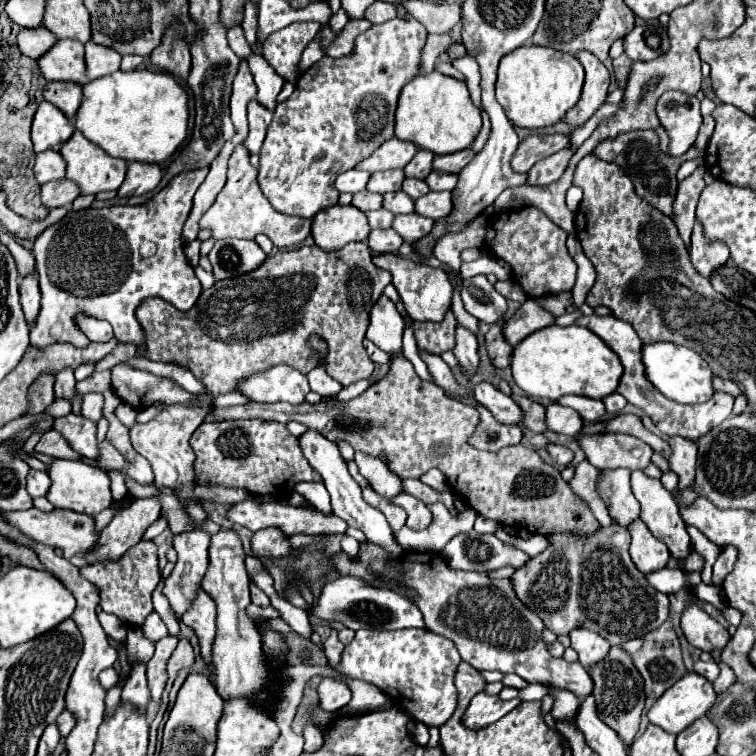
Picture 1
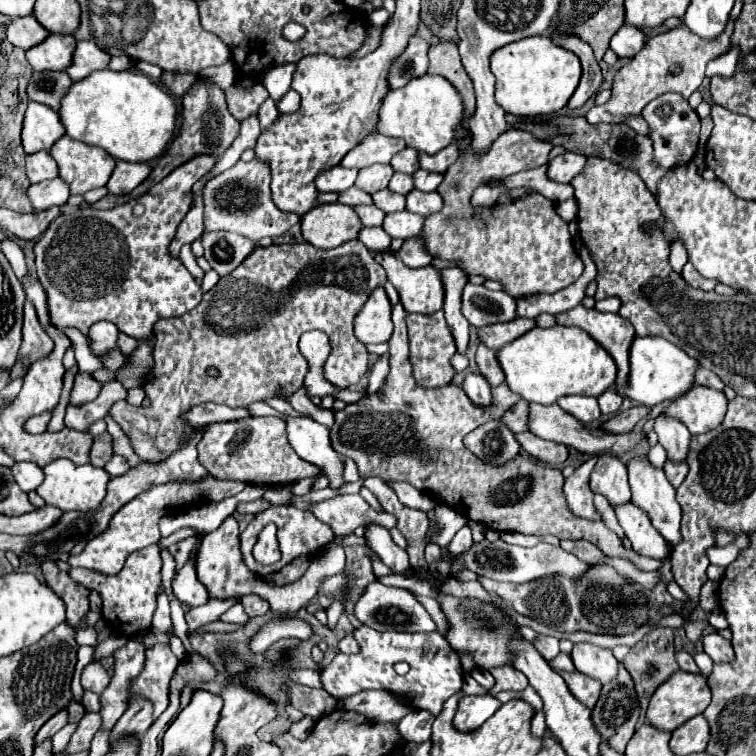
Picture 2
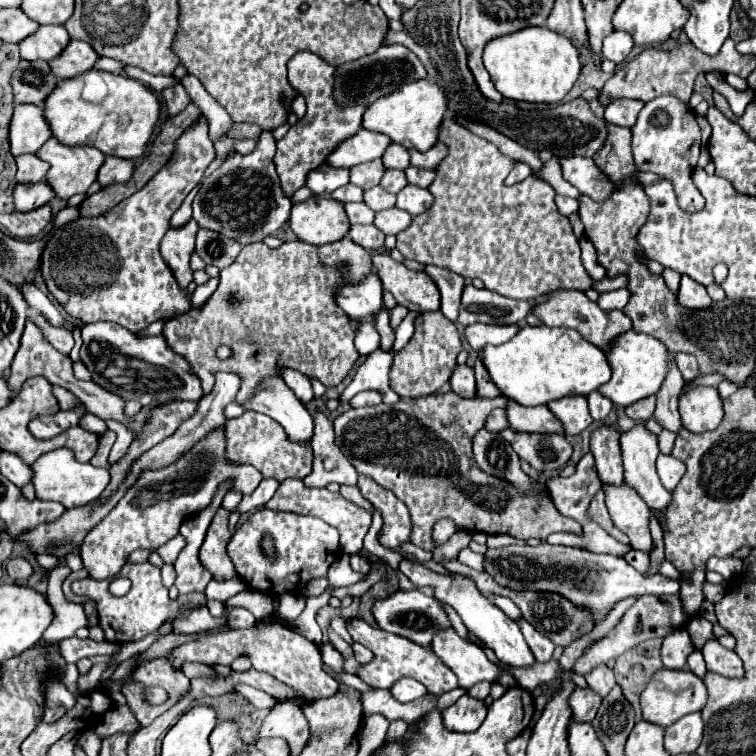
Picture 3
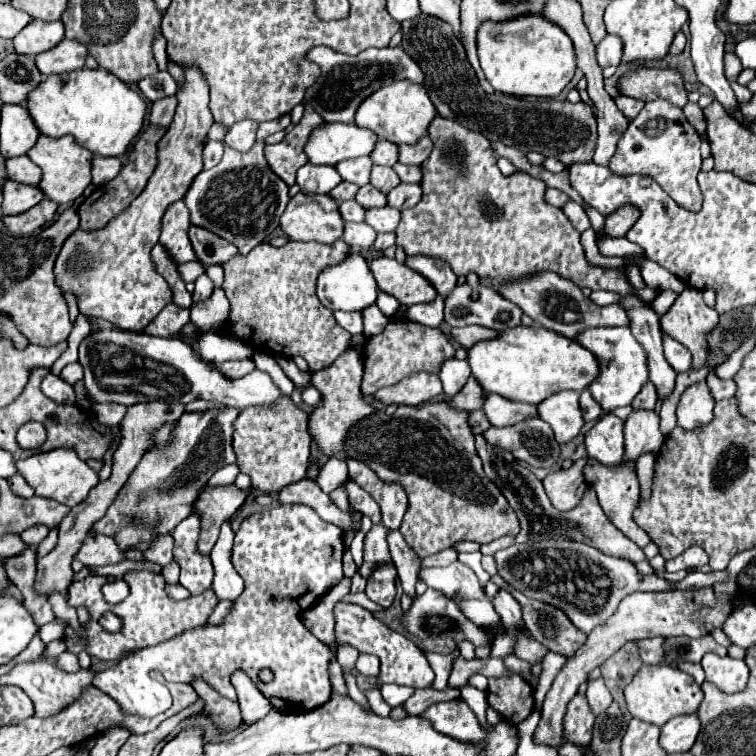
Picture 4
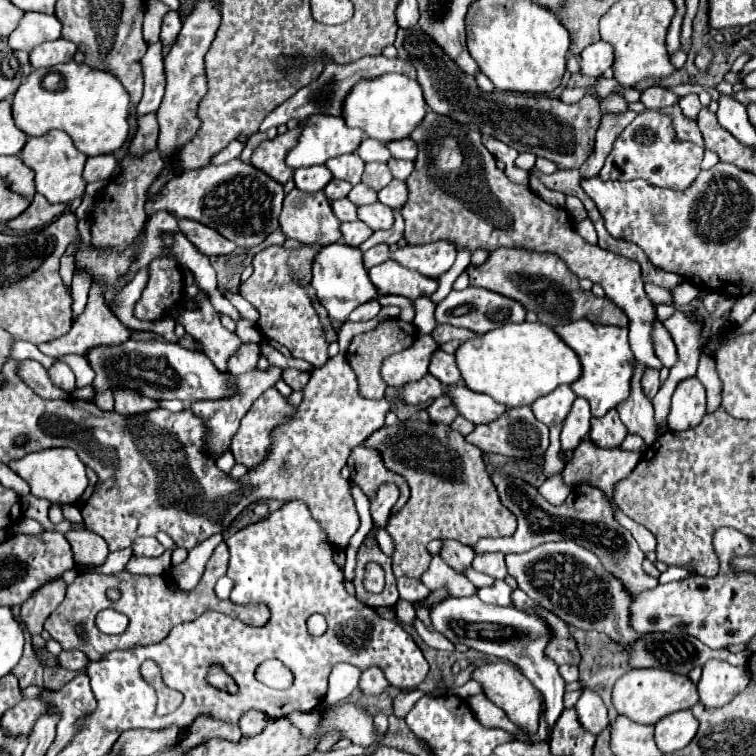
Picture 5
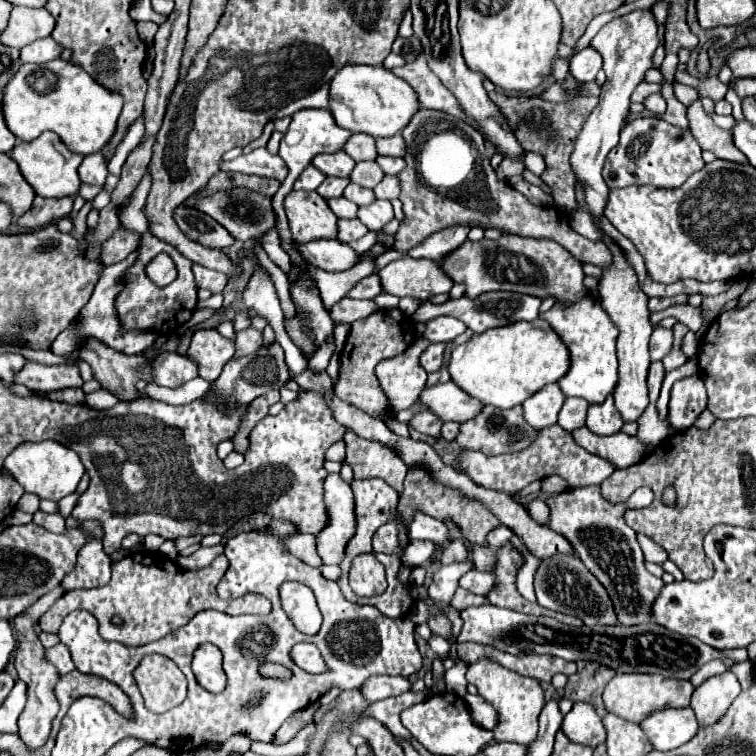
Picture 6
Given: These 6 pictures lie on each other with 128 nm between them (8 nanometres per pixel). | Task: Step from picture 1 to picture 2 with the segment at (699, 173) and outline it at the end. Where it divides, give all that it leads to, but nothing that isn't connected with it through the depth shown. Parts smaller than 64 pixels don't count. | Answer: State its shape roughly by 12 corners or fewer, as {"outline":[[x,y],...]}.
{"outline":[[682,240],[672,242],[670,264],[676,272],[688,262],[688,250]]}

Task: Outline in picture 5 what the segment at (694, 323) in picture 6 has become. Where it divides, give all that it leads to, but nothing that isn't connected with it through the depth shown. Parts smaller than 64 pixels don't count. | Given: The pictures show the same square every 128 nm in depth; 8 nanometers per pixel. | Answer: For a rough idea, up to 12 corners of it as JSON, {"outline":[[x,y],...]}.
{"outline":[[498,248],[470,286],[536,312],[628,326],[608,298],[584,292],[554,254]]}

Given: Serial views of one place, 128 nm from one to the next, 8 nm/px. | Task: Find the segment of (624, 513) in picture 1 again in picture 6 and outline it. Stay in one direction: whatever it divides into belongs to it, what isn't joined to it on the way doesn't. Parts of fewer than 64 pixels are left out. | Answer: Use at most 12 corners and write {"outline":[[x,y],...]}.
{"outline":[[614,398],[588,408],[586,426],[600,436],[620,432]]}

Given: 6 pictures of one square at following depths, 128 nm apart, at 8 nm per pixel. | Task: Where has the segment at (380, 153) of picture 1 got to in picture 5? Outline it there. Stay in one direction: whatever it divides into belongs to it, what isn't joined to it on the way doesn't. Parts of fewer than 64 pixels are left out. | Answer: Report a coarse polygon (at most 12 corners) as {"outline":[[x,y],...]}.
{"outline":[[312,116],[288,166],[324,164],[352,154],[364,132],[344,118]]}

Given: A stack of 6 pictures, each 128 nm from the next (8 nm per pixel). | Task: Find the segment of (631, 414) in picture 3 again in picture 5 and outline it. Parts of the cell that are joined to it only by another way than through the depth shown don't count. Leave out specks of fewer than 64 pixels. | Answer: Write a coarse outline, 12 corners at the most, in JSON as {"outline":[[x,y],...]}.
{"outline":[[646,368],[640,380],[648,400],[660,390],[658,370]]}

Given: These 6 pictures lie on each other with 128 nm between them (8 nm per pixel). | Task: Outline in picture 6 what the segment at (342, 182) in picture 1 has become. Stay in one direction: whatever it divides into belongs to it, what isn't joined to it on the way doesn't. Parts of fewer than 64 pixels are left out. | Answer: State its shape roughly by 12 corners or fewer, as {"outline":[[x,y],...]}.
{"outline":[[308,166],[294,182],[294,190],[316,190],[326,176]]}

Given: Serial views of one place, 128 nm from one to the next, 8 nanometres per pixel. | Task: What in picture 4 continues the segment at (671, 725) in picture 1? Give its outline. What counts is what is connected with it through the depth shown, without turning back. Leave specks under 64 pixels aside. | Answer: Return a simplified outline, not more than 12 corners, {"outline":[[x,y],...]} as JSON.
{"outline":[[642,666],[626,686],[634,718],[664,726],[704,694],[678,668]]}

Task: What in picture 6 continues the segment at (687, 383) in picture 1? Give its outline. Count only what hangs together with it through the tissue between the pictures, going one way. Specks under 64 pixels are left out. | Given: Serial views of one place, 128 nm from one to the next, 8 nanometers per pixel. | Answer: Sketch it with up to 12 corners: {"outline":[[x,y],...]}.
{"outline":[[594,300],[540,314],[570,350],[558,386],[602,404],[616,388],[618,328]]}

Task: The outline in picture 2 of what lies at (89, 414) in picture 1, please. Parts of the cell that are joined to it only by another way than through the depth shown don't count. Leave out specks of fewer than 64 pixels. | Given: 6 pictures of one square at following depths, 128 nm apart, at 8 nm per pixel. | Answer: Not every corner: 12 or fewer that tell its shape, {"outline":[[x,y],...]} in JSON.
{"outline":[[76,374],[70,404],[96,400],[102,386],[90,374]]}

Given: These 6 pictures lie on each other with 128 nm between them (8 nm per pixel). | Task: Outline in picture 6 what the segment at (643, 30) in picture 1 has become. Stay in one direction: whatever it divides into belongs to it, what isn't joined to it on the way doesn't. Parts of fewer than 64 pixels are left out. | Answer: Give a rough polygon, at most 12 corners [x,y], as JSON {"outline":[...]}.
{"outline":[[594,48],[572,56],[570,74],[590,82],[602,68],[602,56]]}

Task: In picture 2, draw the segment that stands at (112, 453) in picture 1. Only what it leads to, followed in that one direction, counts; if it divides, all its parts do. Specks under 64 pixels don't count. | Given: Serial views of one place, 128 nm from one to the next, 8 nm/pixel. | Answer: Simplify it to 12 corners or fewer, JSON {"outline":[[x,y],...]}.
{"outline":[[96,436],[92,464],[106,466],[112,458],[112,438]]}

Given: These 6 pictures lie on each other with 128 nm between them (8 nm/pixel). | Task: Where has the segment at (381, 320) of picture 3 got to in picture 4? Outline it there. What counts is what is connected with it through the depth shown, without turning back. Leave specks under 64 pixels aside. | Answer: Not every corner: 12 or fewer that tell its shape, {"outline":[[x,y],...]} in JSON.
{"outline":[[334,311],[338,324],[352,335],[363,333],[360,311]]}

